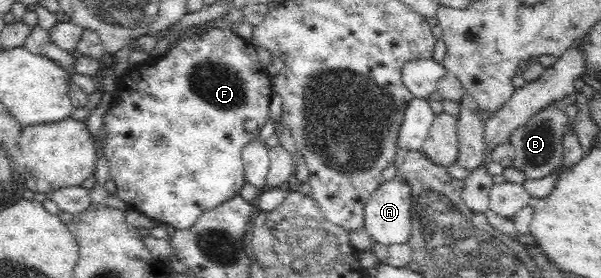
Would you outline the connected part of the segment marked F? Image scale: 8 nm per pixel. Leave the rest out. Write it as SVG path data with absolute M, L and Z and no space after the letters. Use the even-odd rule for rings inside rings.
M212 27L201 34L191 34L178 41L176 46L167 51L164 56L132 65L127 74L118 78L115 101L105 112L103 125L100 128L104 133L102 144L104 154L106 154L106 160L110 164L109 176L116 184L118 196L130 209L142 213L160 225L170 225L175 231L190 230L205 211L216 208L216 206L237 196L246 182L245 168L241 157L242 148L248 145L248 142L259 138L260 130L269 117L268 106L270 106L270 98L273 94L271 79L266 68L262 67L256 49L254 49L250 40L243 39L230 29L218 29L218 27ZM246 120L254 120L257 124L256 130L253 132L246 130L246 127L244 127Z

